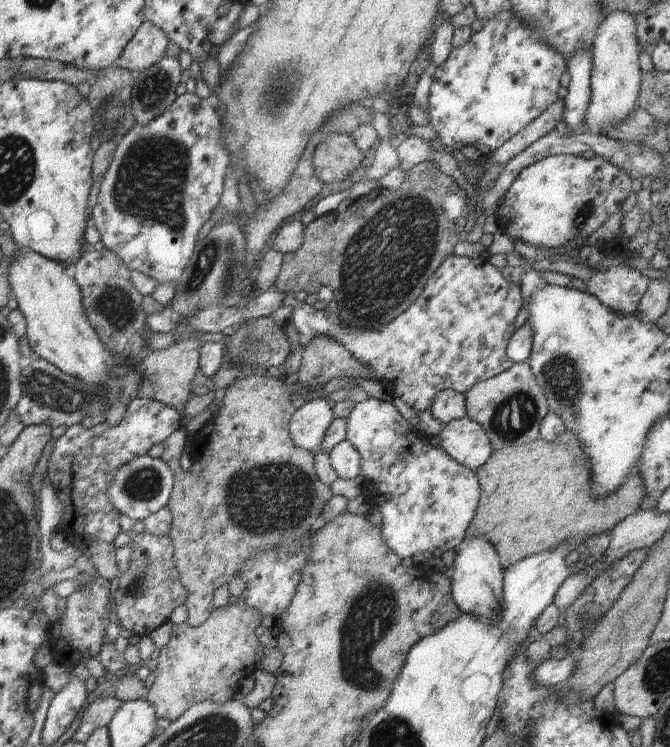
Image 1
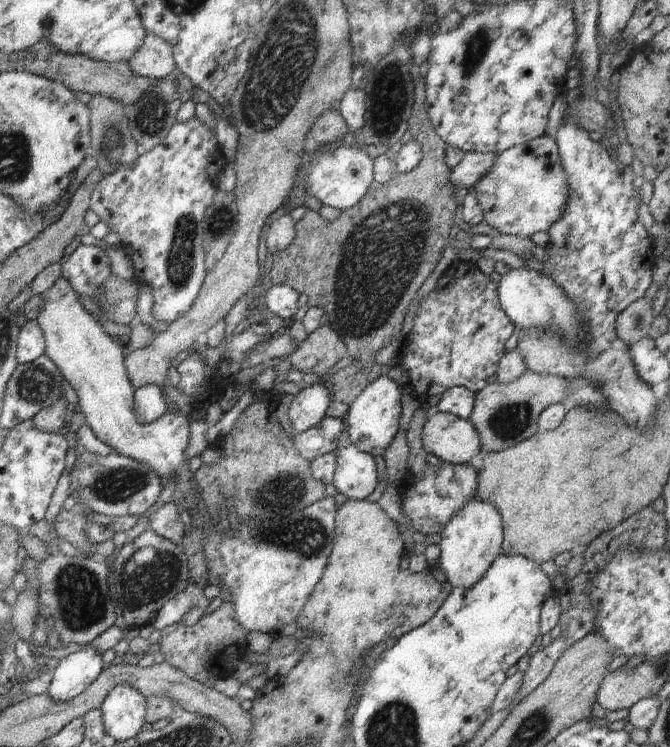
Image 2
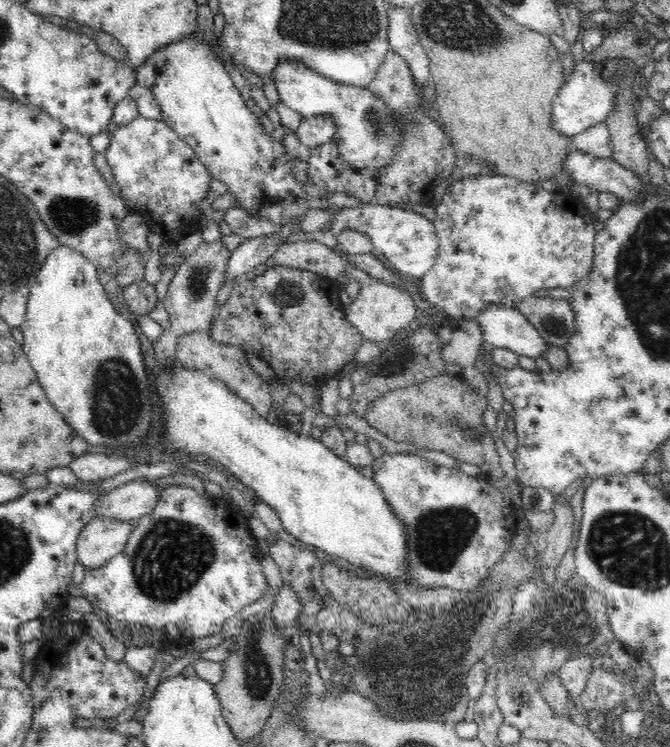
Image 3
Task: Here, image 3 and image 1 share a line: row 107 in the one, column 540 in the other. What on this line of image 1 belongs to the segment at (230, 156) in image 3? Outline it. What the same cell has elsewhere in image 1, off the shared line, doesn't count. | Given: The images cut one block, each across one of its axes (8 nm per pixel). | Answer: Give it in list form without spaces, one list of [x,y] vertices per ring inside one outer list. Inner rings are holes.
[[[551,155],[524,168],[506,192],[497,211],[499,230],[532,248],[557,248],[581,237],[590,237],[598,228],[621,208],[631,192],[632,178],[618,169],[611,161],[600,156],[590,160],[580,155]]]

